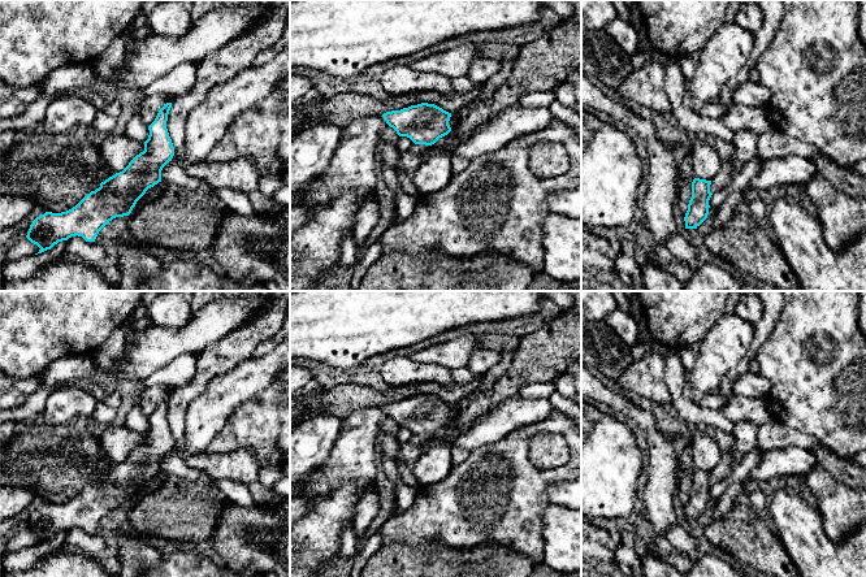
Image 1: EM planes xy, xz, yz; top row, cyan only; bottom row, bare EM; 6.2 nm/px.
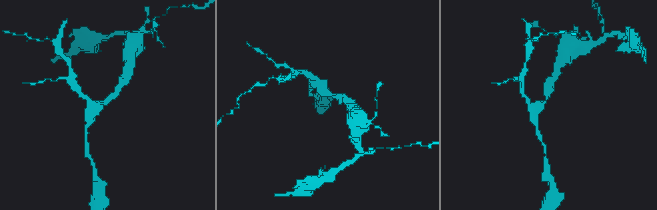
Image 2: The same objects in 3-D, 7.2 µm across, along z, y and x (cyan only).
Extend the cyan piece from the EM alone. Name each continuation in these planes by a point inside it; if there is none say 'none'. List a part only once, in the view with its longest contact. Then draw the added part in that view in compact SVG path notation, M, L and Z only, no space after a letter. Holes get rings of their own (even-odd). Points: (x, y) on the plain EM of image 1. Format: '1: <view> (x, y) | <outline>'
none

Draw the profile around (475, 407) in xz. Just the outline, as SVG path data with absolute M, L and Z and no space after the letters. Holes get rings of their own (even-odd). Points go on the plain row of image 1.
M514 351L501 352L501 361L484 374L480 385L473 390L475 396L466 399L466 404L455 418L451 420L454 425L464 425L476 417L481 416L492 407L490 394L494 383L499 381L508 370L514 360Z

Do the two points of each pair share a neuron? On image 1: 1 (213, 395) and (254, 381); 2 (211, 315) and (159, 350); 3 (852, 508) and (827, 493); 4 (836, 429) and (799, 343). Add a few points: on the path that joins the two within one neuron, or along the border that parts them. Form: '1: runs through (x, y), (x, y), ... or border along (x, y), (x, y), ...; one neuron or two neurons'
1: runs through (224, 394), (243, 381); one neuron
2: runs through (198, 328), (186, 339), (172, 343); one neuron
3: runs through (845, 507), (841, 507), (834, 499); one neuron
4: runs through (836, 408), (836, 391), (813, 364); one neuron

